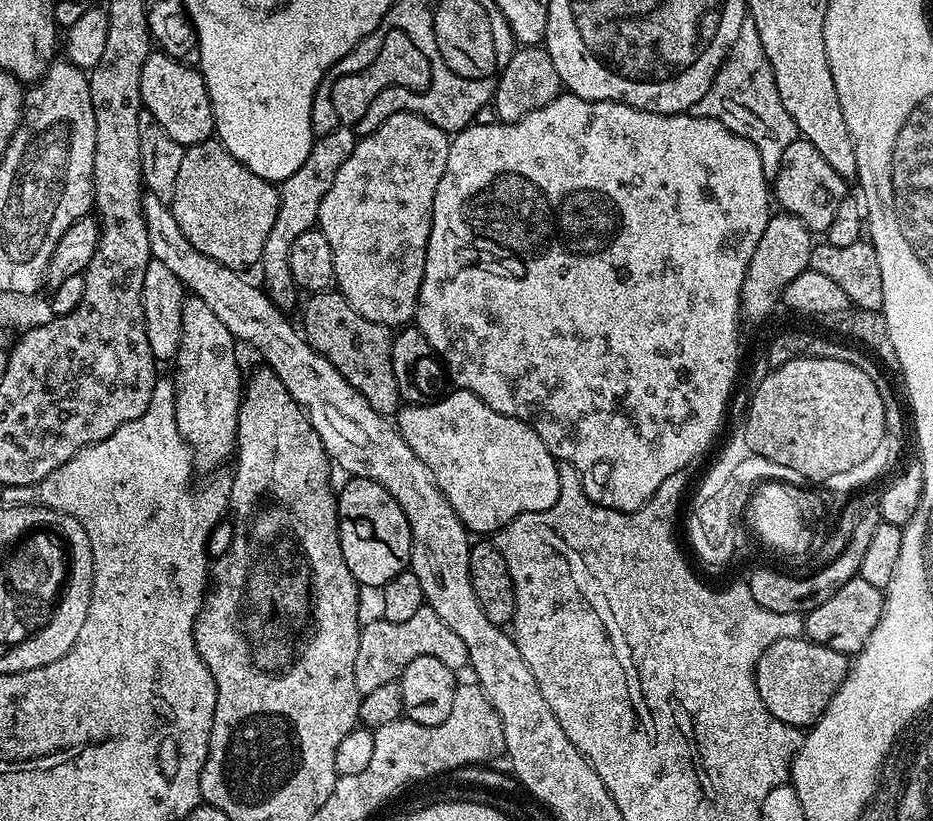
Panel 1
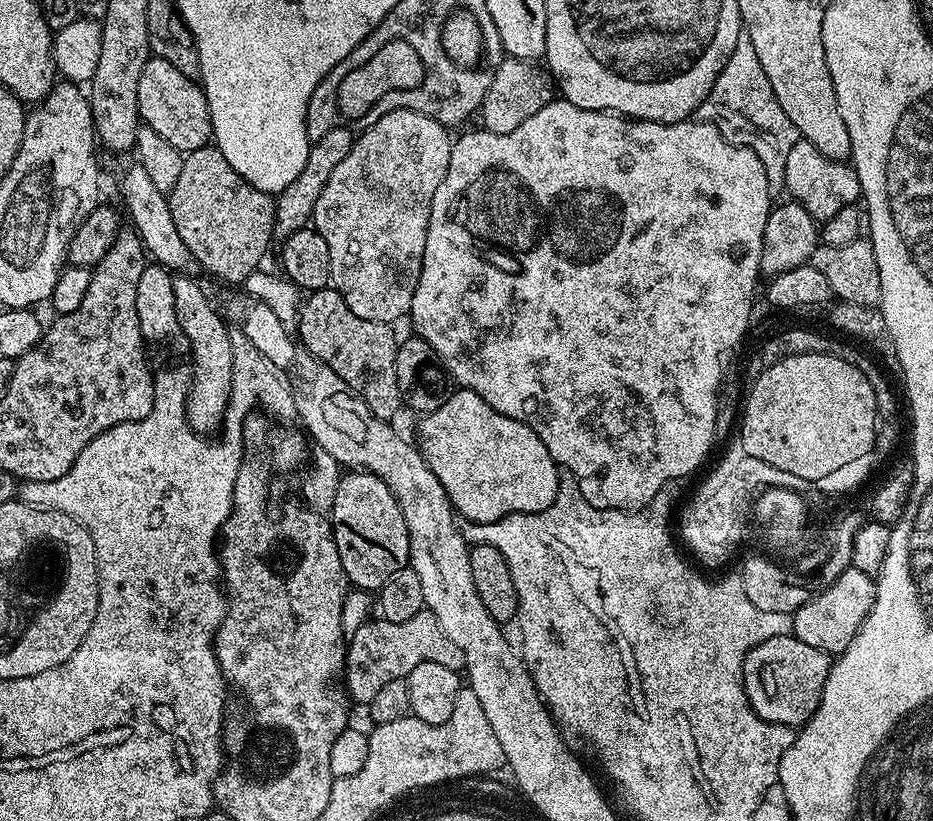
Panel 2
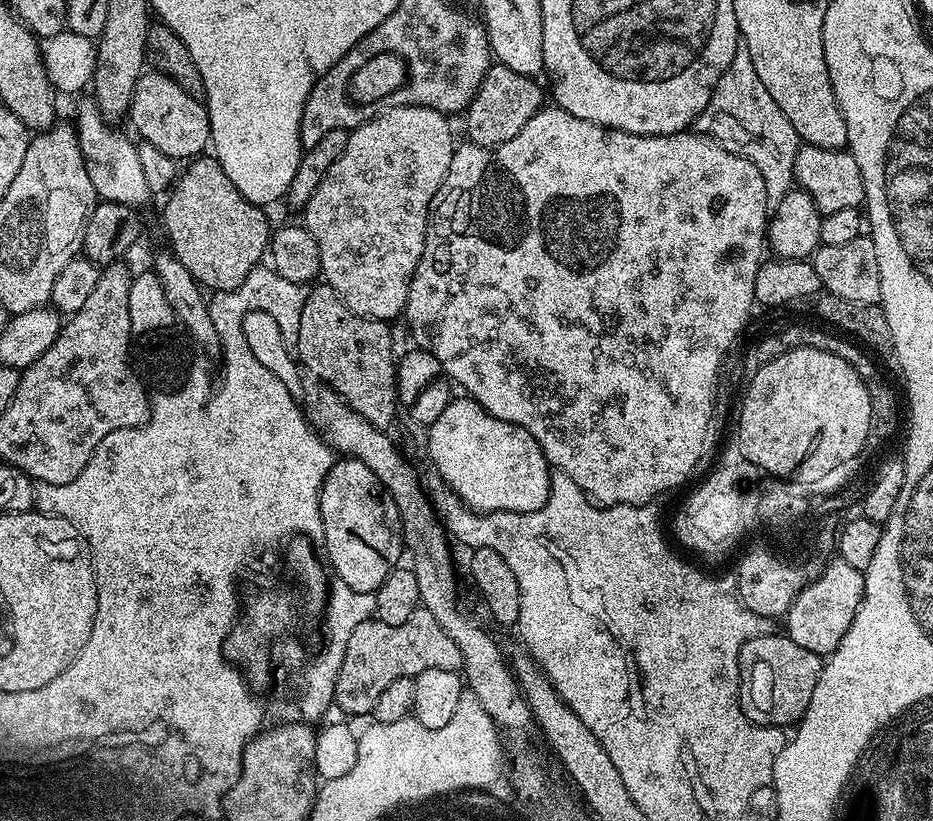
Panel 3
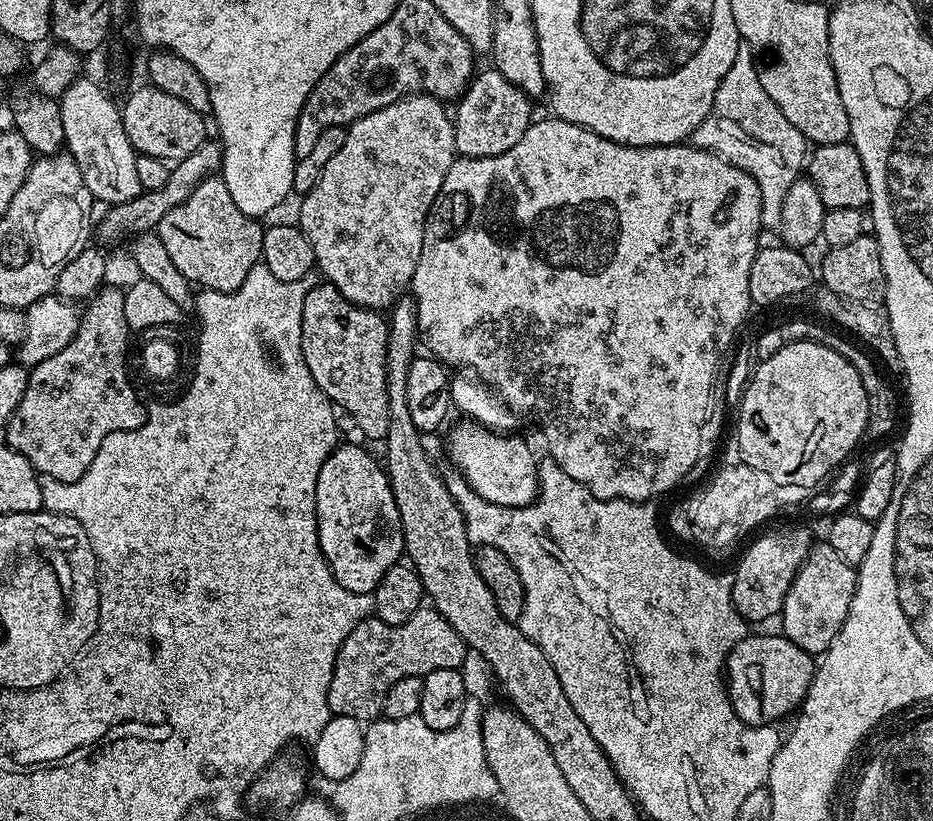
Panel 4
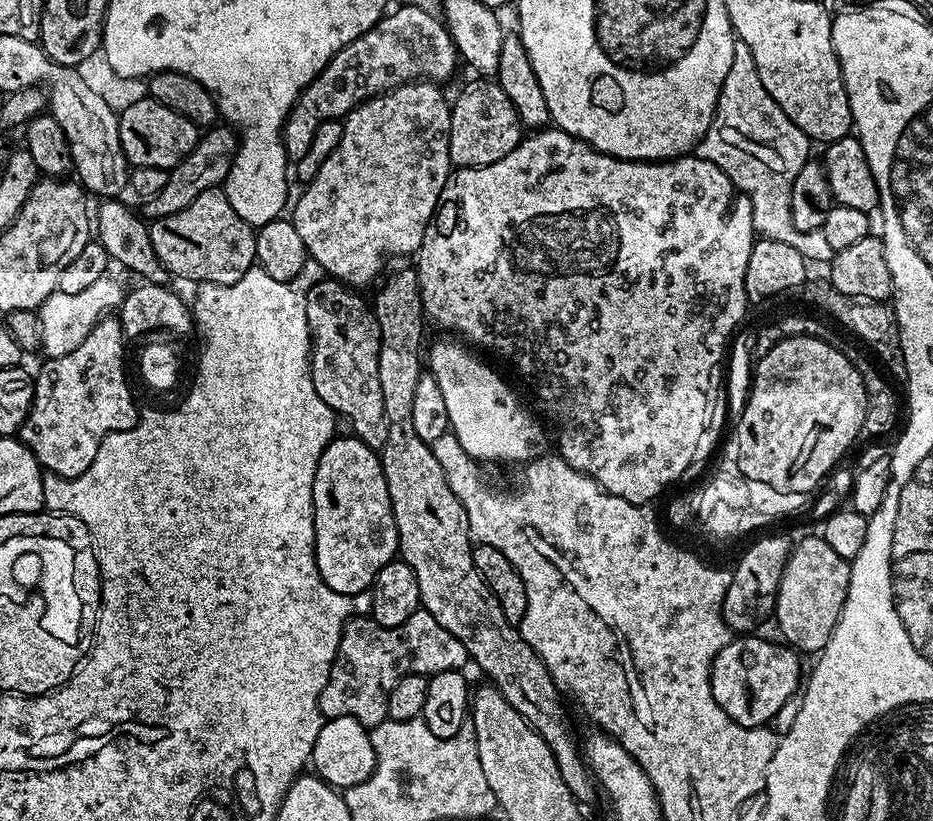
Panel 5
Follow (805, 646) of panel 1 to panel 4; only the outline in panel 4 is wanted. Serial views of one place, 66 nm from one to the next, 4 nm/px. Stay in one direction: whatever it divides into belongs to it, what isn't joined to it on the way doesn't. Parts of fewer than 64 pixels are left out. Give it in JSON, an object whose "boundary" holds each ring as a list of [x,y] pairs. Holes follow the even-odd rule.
{"boundary":[[[745,635],[732,648],[726,665],[728,697],[742,722],[772,726],[797,711],[808,698],[814,675],[813,653],[794,646],[787,636]]]}

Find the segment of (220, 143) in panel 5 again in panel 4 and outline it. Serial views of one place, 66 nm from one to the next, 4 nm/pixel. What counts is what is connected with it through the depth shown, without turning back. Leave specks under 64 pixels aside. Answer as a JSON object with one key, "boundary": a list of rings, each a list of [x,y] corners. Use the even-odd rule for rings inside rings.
{"boundary":[[[204,139],[202,146],[198,146],[198,150],[194,150],[194,154],[190,154],[185,160],[179,161],[169,171],[166,186],[160,189],[159,192],[144,190],[130,202],[111,205],[105,211],[108,213],[101,220],[99,217],[98,236],[101,236],[106,243],[112,244],[119,236],[125,242],[128,242],[137,236],[141,236],[144,232],[155,230],[162,222],[162,218],[166,218],[166,214],[170,214],[170,210],[174,210],[174,206],[182,206],[182,202],[186,202],[186,198],[190,198],[190,194],[194,194],[194,190],[203,180],[208,176],[217,175],[221,171],[223,162],[223,147],[215,139]]]}

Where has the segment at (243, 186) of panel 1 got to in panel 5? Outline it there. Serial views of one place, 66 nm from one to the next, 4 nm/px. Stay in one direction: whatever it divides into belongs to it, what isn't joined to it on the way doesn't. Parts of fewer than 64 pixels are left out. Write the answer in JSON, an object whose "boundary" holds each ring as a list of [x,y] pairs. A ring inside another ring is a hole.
{"boundary":[[[220,188],[198,194],[178,214],[151,221],[148,233],[154,252],[169,274],[196,284],[233,284],[256,264],[256,228],[234,214],[234,206],[230,206],[228,195]]]}

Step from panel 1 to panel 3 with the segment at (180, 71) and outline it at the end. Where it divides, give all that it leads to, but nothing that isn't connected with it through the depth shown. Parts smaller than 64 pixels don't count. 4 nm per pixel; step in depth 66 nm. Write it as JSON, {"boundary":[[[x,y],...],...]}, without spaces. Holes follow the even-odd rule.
{"boundary":[[[155,70],[145,71],[134,86],[127,119],[132,120],[139,139],[145,144],[158,146],[162,154],[177,162],[188,162],[209,147],[212,127],[205,101],[199,96],[186,94],[174,78]]]}

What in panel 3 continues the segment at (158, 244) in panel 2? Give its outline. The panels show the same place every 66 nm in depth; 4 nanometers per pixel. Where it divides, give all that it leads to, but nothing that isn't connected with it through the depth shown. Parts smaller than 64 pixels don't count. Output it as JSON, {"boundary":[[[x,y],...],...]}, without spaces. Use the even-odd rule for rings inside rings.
{"boundary":[[[87,98],[88,100],[84,100],[80,105],[76,108],[76,120],[74,119],[74,127],[76,130],[76,137],[78,138],[78,146],[82,150],[82,158],[84,159],[84,165],[86,166],[86,174],[90,174],[90,182],[94,182],[94,190],[96,191],[97,197],[101,201],[109,200],[110,202],[118,202],[119,204],[130,204],[133,206],[141,206],[140,204],[144,204],[148,199],[153,195],[150,190],[150,186],[146,186],[146,178],[144,177],[142,171],[142,165],[138,163],[138,154],[136,153],[136,144],[133,141],[128,141],[126,137],[123,136],[122,133],[119,132],[119,127],[113,126],[109,121],[105,120],[104,115],[100,113],[98,110],[98,106],[96,105],[95,99]]]}

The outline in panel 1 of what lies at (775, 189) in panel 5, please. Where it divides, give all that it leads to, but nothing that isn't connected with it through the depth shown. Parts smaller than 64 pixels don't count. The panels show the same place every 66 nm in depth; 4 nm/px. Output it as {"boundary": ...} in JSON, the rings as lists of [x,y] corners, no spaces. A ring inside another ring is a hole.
{"boundary":[[[745,18],[742,22],[742,30],[738,30],[734,46],[730,46],[727,58],[716,71],[710,90],[706,90],[702,98],[698,98],[690,112],[694,116],[714,118],[734,134],[754,142],[762,158],[764,176],[770,182],[775,181],[782,154],[786,154],[786,146],[790,146],[790,142],[798,138],[798,133],[794,118],[786,114],[786,106],[782,106],[782,98],[778,98],[774,70],[766,58],[766,50],[762,50],[762,38],[758,38],[758,30],[752,19]]]}

